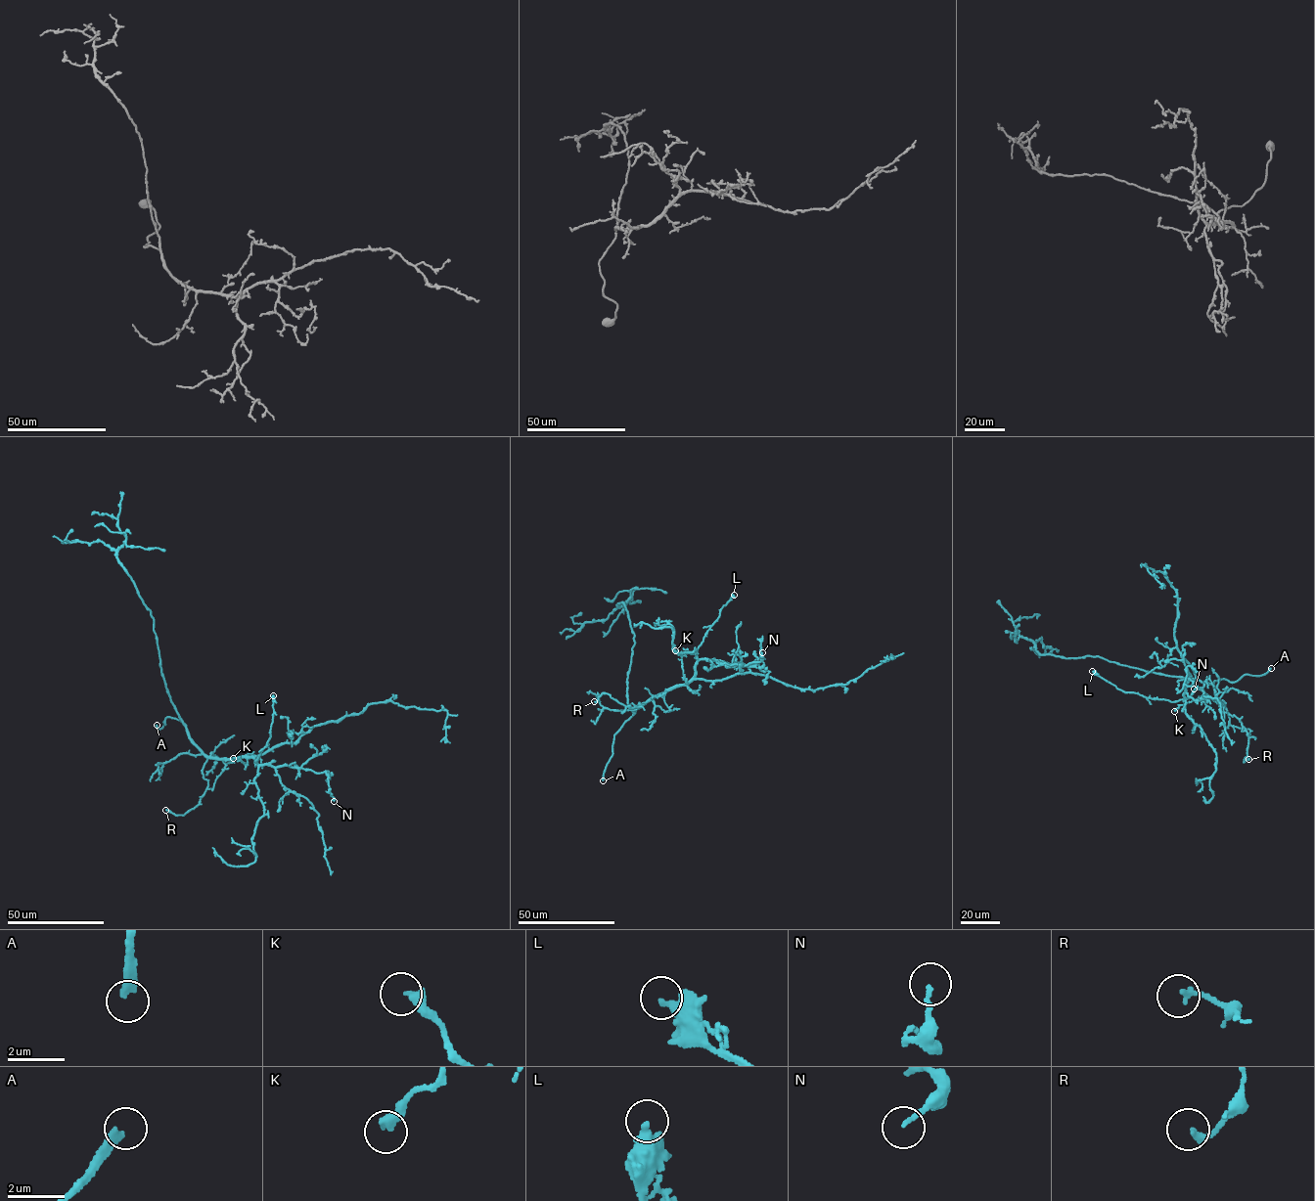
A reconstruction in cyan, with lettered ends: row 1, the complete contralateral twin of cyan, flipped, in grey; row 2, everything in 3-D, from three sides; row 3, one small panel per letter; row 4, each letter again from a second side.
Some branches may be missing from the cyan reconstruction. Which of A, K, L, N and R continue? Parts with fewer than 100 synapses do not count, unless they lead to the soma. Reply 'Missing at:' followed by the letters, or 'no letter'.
Missing at: A

